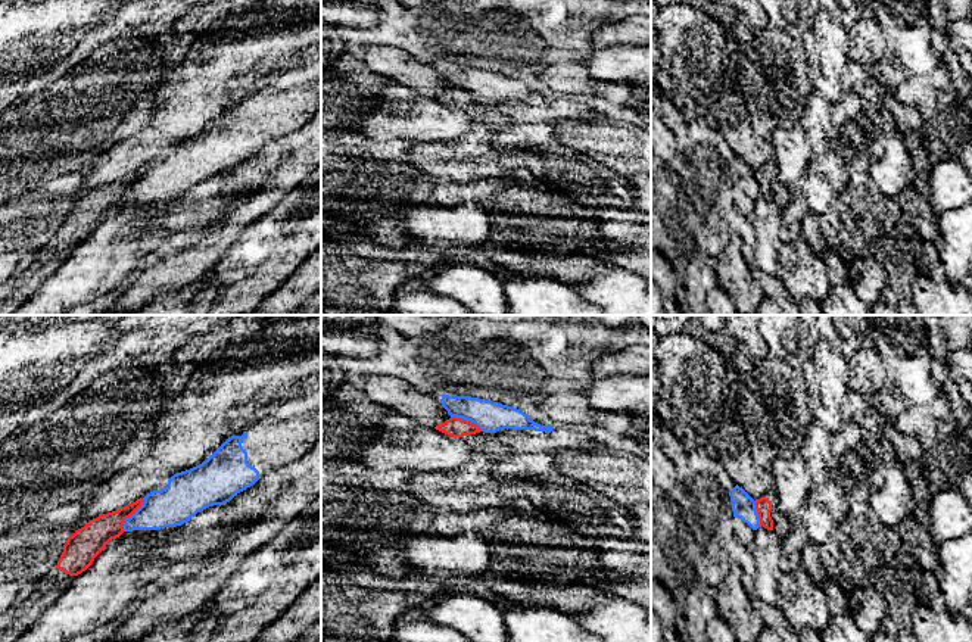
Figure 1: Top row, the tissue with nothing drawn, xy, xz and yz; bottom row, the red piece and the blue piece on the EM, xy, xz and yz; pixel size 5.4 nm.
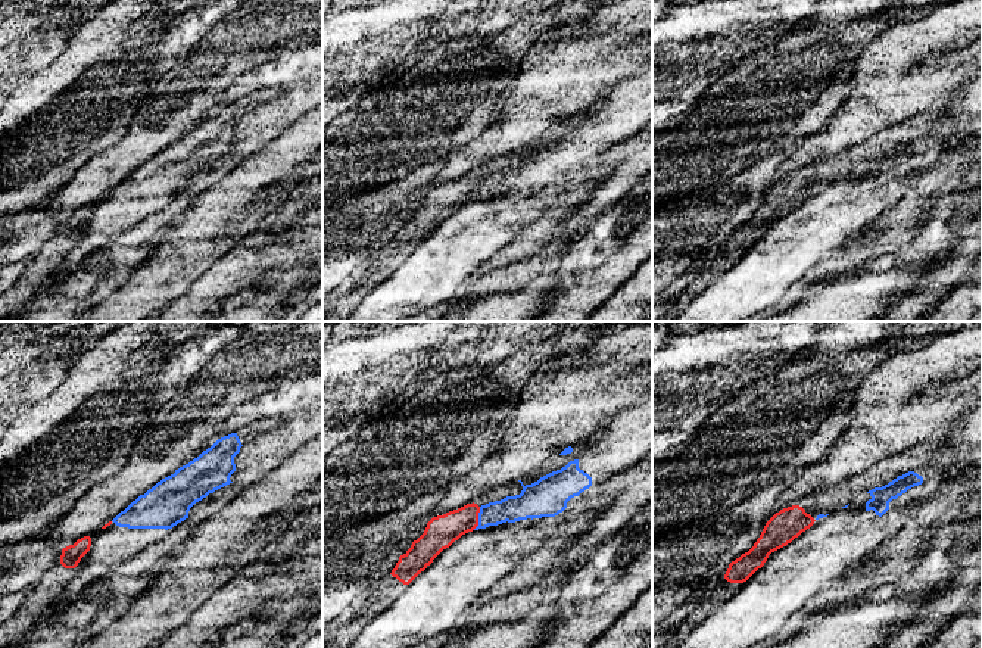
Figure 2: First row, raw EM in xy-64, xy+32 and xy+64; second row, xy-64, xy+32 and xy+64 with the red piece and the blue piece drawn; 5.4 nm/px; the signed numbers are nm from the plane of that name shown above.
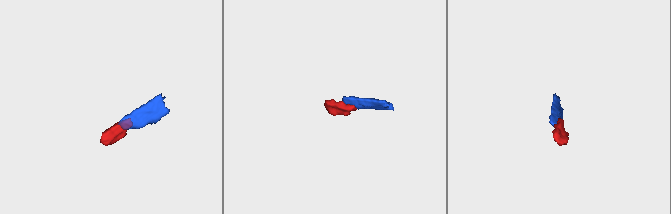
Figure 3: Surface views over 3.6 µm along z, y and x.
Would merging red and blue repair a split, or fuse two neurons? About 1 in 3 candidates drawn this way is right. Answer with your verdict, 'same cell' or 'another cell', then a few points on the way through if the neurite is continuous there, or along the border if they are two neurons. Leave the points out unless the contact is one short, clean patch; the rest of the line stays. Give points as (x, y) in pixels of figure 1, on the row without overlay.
another cell | along xy (143, 168), (143, 173), (125, 190), (124, 200)

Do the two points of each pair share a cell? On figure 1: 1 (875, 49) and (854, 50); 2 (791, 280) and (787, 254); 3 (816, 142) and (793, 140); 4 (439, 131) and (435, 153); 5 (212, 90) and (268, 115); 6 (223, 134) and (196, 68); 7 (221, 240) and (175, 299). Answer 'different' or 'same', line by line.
1: same
2: same
3: different
4: different
5: different
6: different
7: different

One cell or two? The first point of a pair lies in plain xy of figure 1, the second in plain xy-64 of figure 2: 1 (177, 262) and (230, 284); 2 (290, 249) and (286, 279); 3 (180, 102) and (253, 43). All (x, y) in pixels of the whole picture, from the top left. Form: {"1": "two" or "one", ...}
{"1": "two", "2": "two", "3": "one"}

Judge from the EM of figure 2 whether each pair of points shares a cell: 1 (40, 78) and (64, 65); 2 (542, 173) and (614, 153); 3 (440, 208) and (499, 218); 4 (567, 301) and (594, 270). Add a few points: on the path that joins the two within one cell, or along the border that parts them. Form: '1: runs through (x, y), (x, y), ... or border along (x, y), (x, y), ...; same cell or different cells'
1: runs through (46, 78), (50, 78), (58, 71); same cell
2: border along (616, 143), (602, 152); different cells
3: border along (473, 199), (455, 209), (430, 234); different cells
4: runs through (574, 293), (589, 277); same cell

